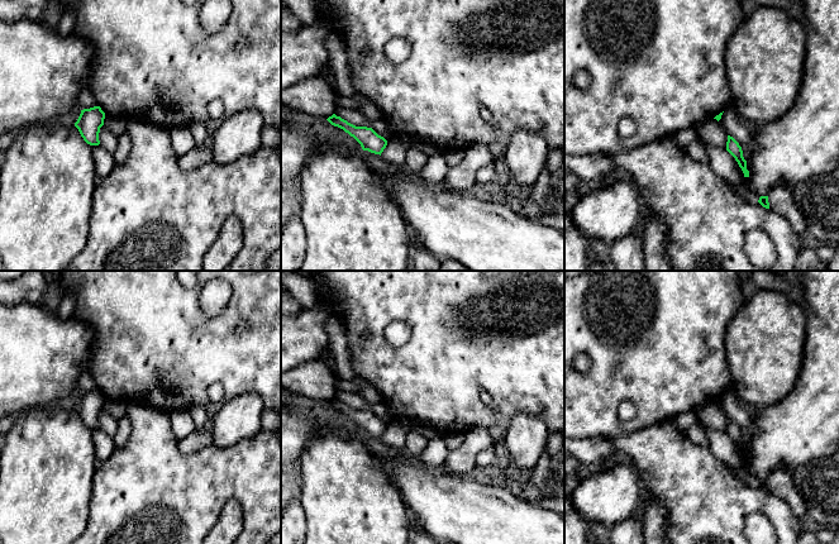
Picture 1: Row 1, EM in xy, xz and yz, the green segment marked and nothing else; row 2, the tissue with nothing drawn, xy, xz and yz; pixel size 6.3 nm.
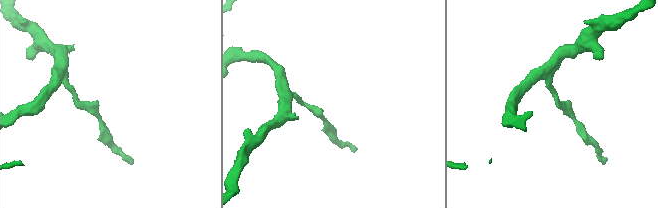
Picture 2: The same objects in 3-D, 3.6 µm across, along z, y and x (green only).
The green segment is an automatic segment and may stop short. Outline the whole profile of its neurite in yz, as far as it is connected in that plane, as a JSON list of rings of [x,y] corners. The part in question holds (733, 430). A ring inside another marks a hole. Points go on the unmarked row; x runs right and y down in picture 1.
[[[728,419],[726,434],[735,442],[739,450],[742,452],[744,461],[749,461],[749,454],[747,453],[747,444],[743,440],[743,434],[739,426],[730,419]]]

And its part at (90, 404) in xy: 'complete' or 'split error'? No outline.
complete

